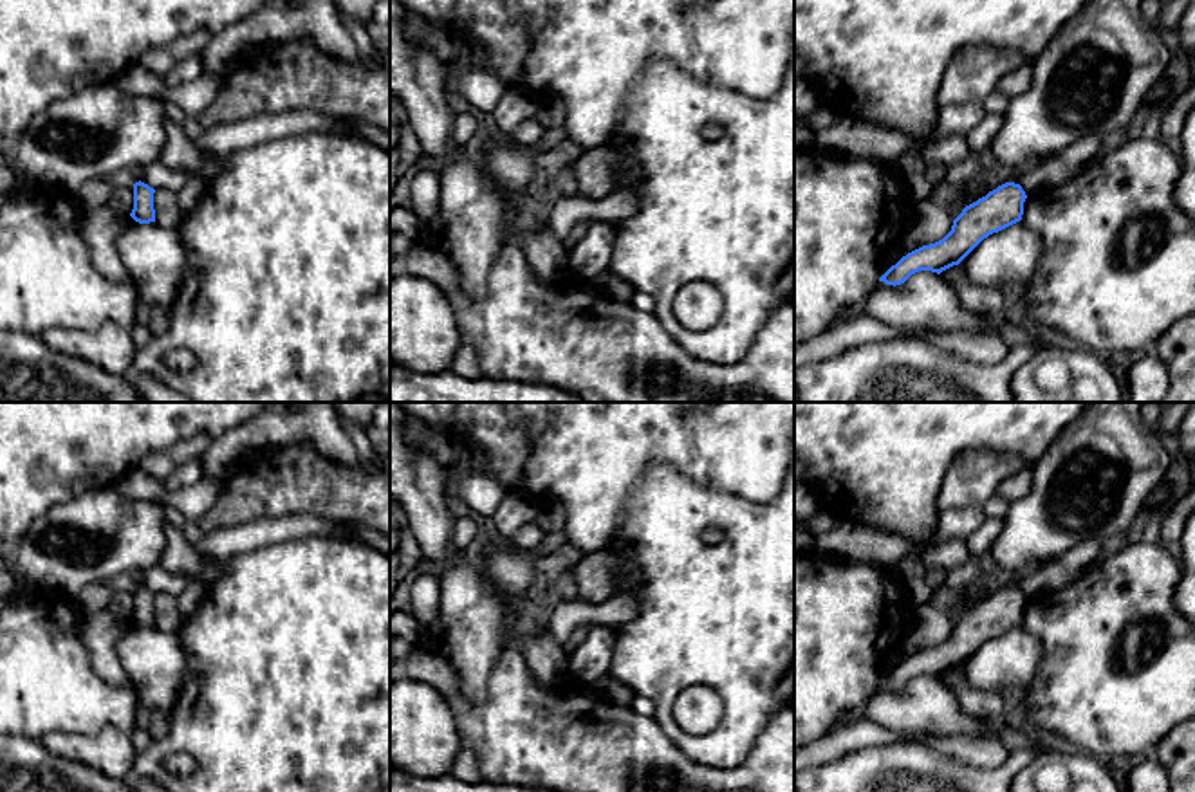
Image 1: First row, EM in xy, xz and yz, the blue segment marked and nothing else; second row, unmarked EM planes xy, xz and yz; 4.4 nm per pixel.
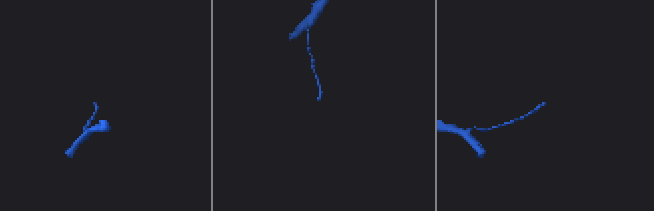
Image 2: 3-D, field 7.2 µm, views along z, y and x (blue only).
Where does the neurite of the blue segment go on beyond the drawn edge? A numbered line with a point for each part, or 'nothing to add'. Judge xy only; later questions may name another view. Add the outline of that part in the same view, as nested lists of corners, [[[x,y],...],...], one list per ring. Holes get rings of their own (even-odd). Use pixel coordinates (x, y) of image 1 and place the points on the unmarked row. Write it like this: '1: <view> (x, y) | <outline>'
nothing to add

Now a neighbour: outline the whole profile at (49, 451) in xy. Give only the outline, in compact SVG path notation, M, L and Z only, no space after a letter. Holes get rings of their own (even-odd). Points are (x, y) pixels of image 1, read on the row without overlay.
M0 402L0 538L18 543L31 521L45 514L51 507L88 489L114 485L126 471L137 467L148 453L168 449L200 433L215 440L231 428L253 419L267 406L267 402Z

